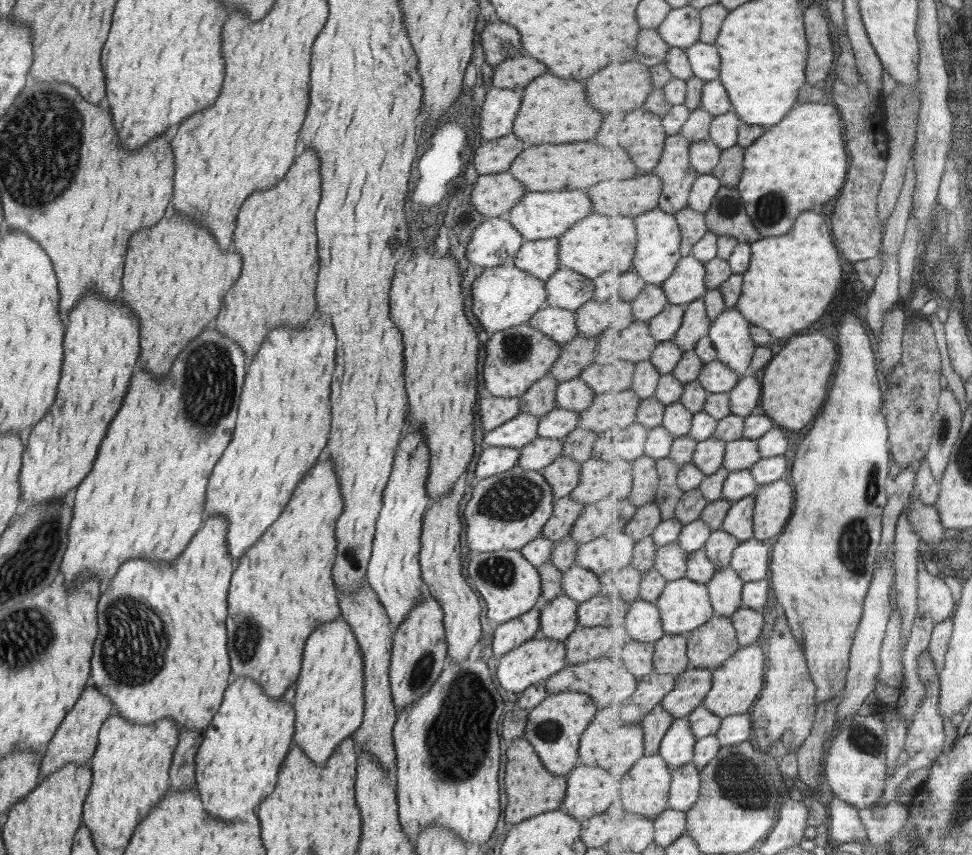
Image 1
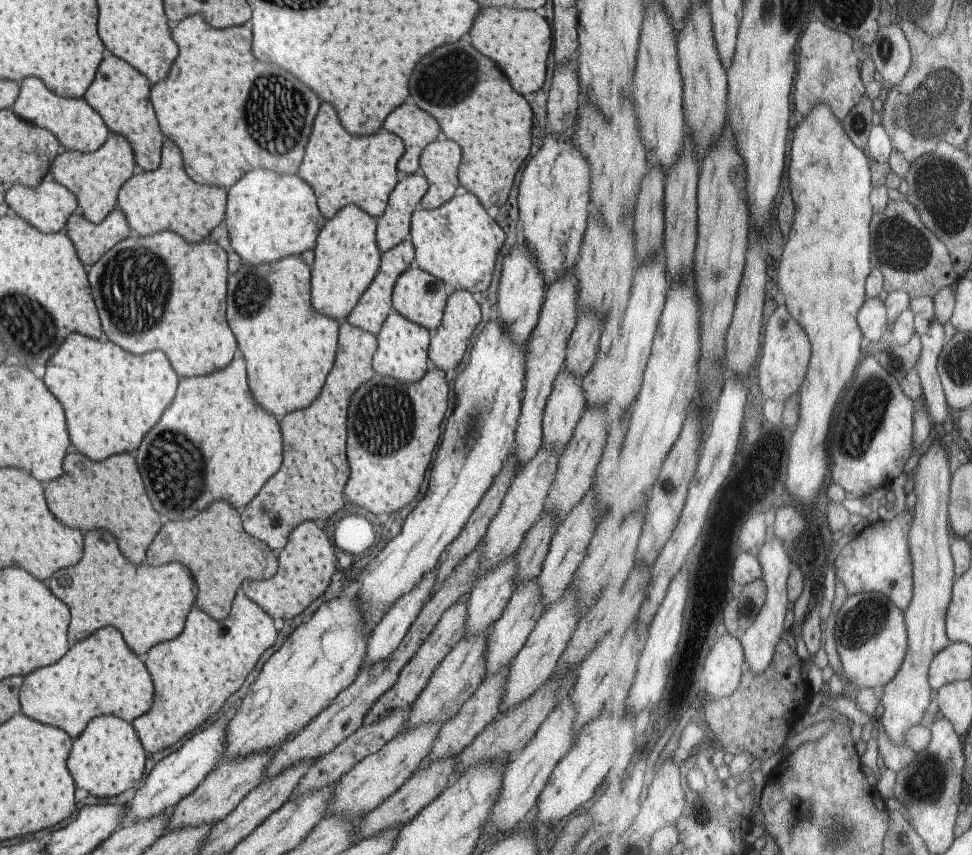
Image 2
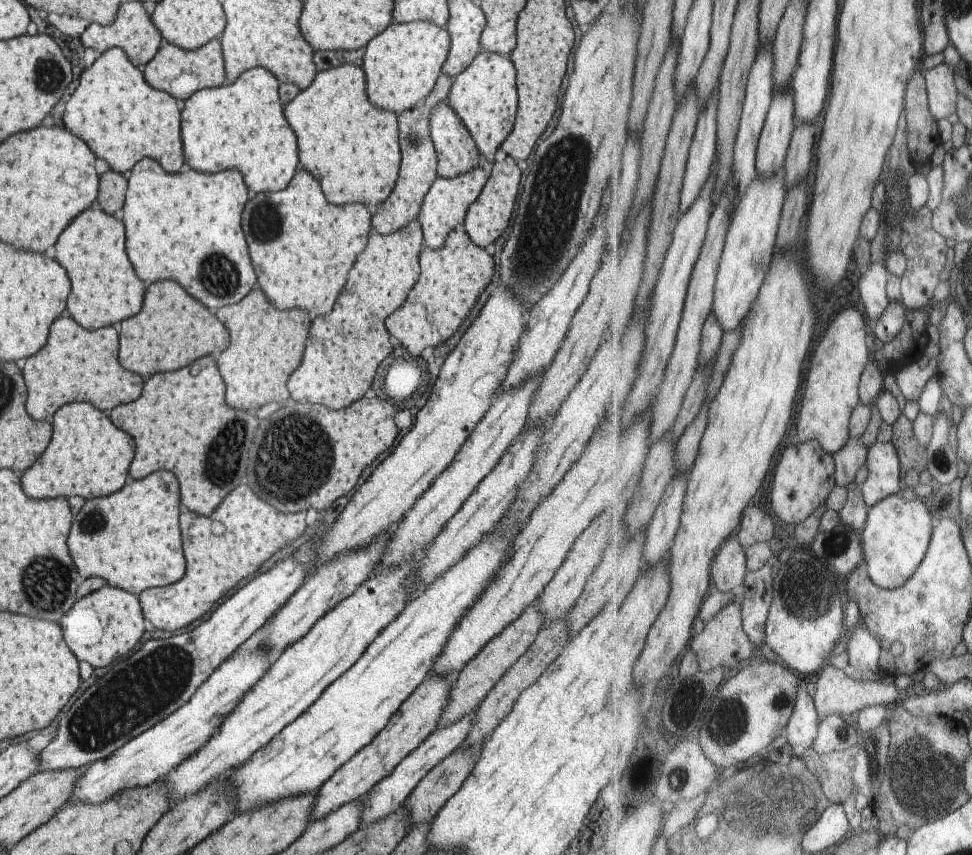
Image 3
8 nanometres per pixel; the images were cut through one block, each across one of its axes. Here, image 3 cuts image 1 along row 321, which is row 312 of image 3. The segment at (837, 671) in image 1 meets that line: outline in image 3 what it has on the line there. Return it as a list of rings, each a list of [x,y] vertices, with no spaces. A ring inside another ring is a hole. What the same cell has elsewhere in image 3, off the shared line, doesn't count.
[[[851,308],[831,324],[825,340],[817,346],[798,416],[797,433],[801,442],[817,438],[827,452],[835,454],[852,439],[851,420],[854,410],[861,403],[863,373],[869,366],[869,356],[874,353],[869,352],[867,336],[869,332],[863,314],[857,308]]]

